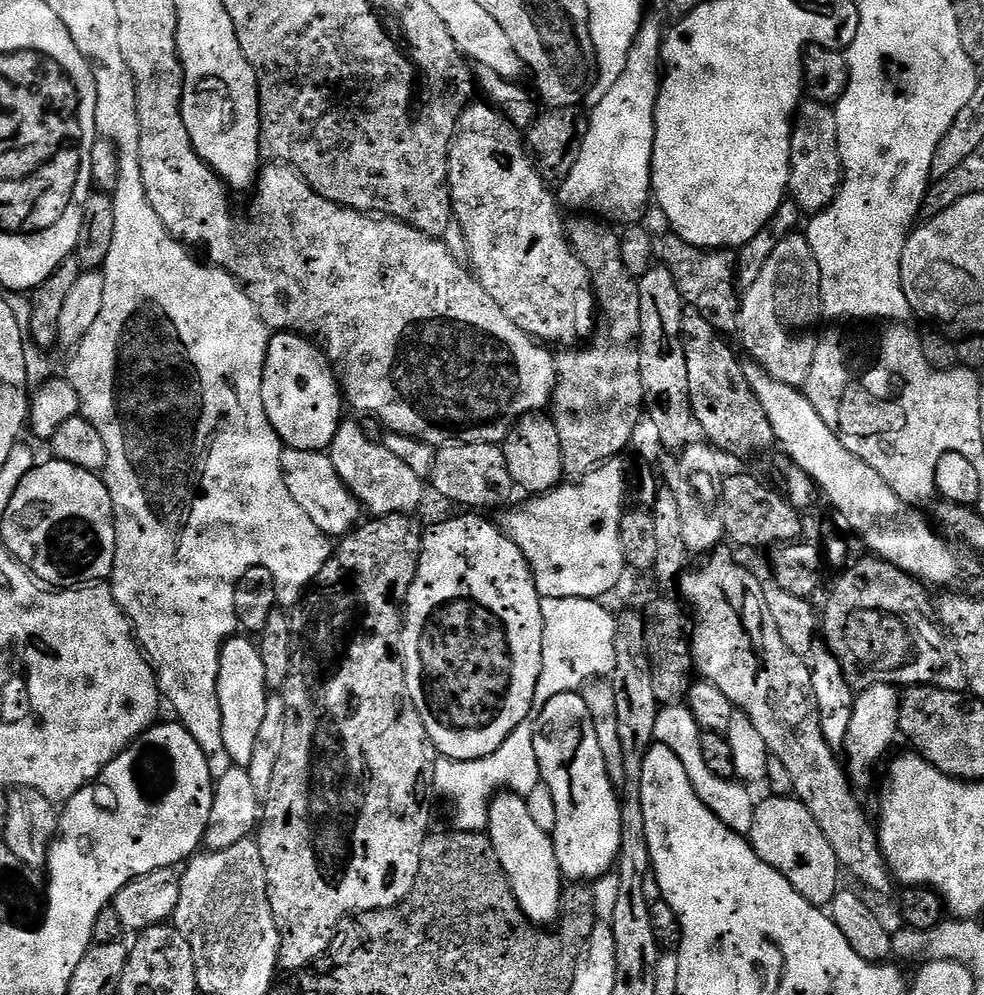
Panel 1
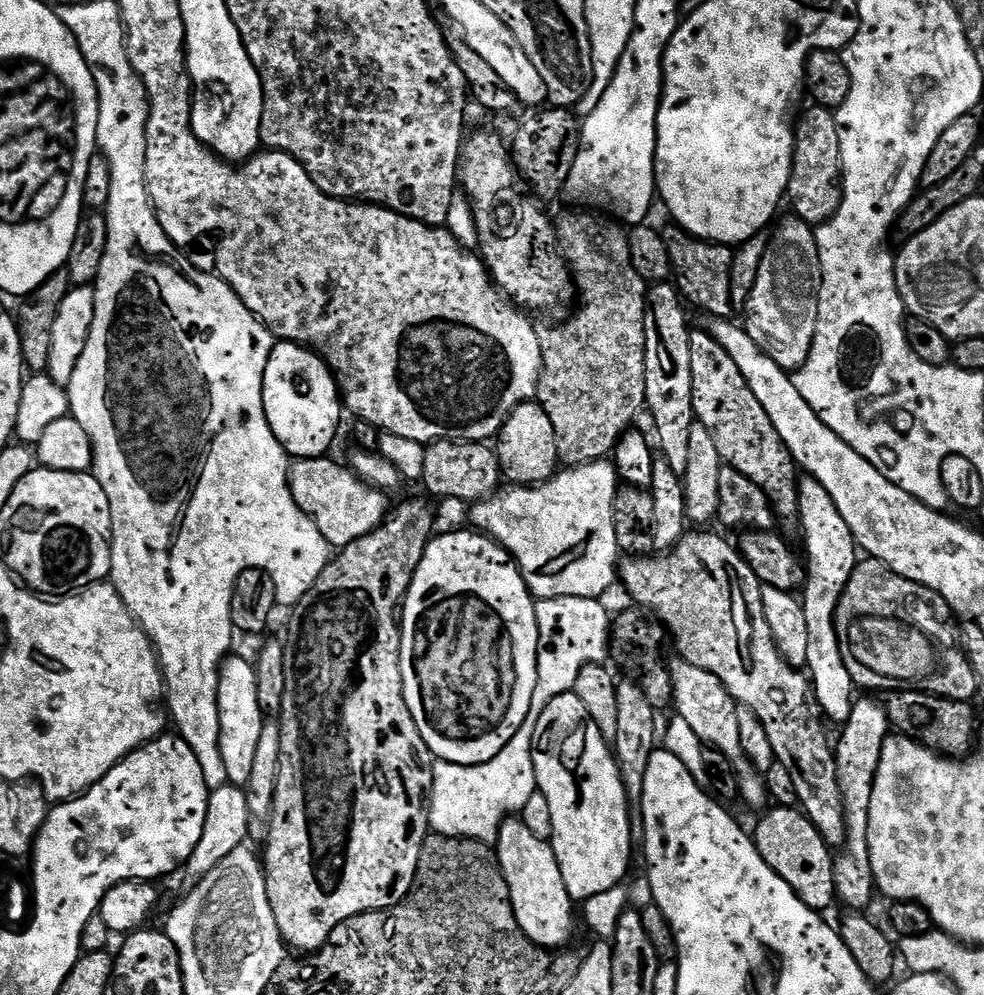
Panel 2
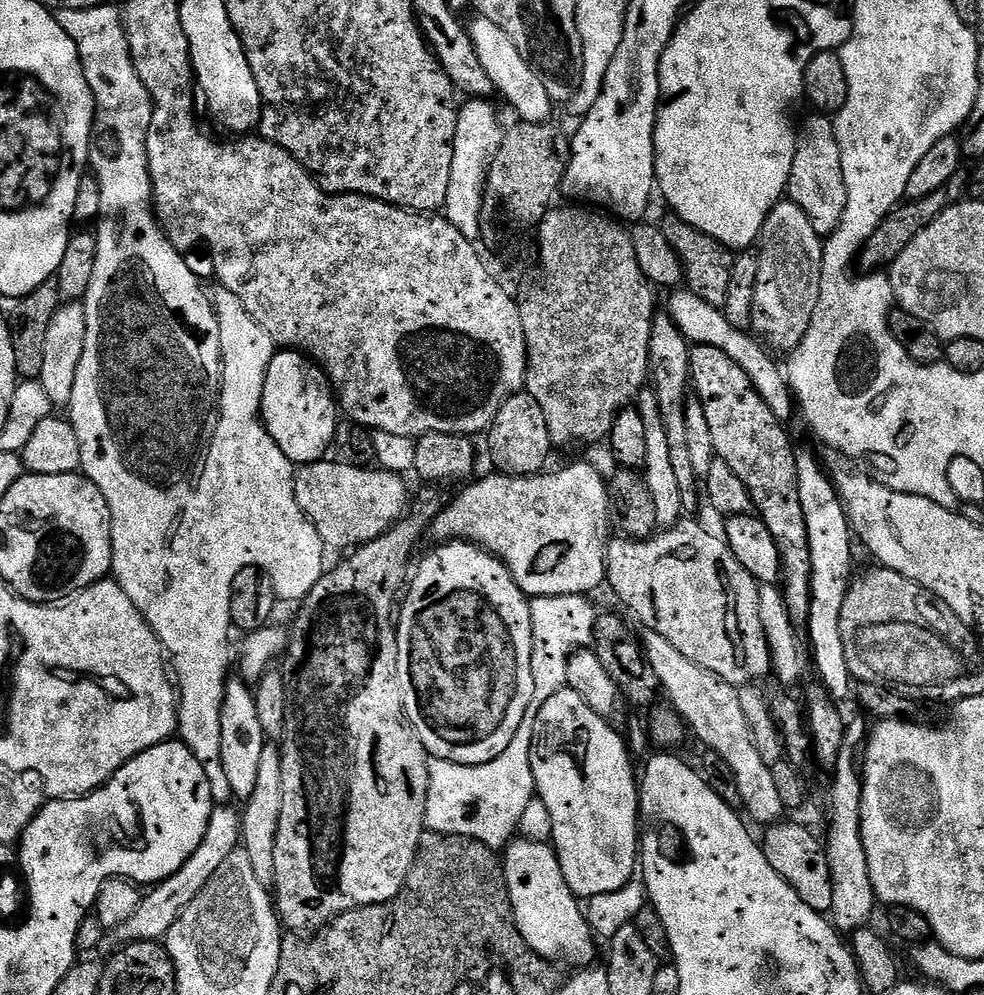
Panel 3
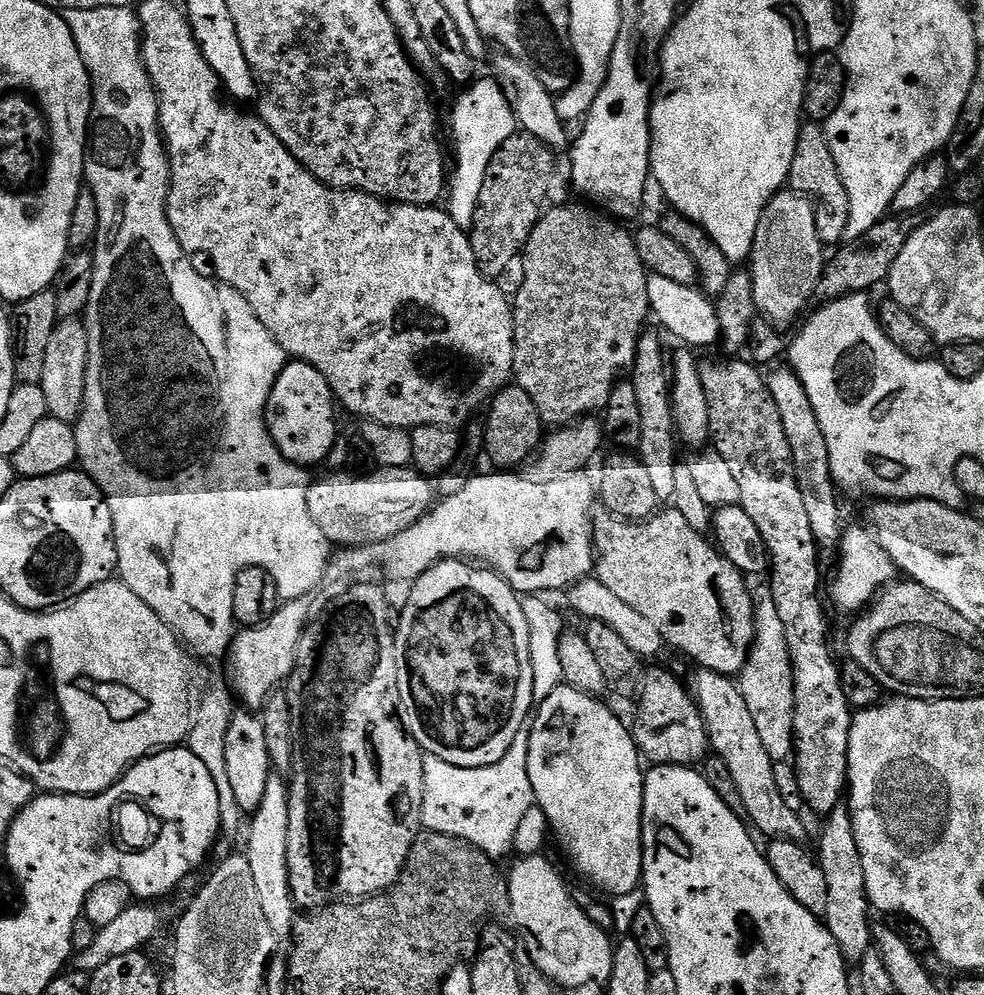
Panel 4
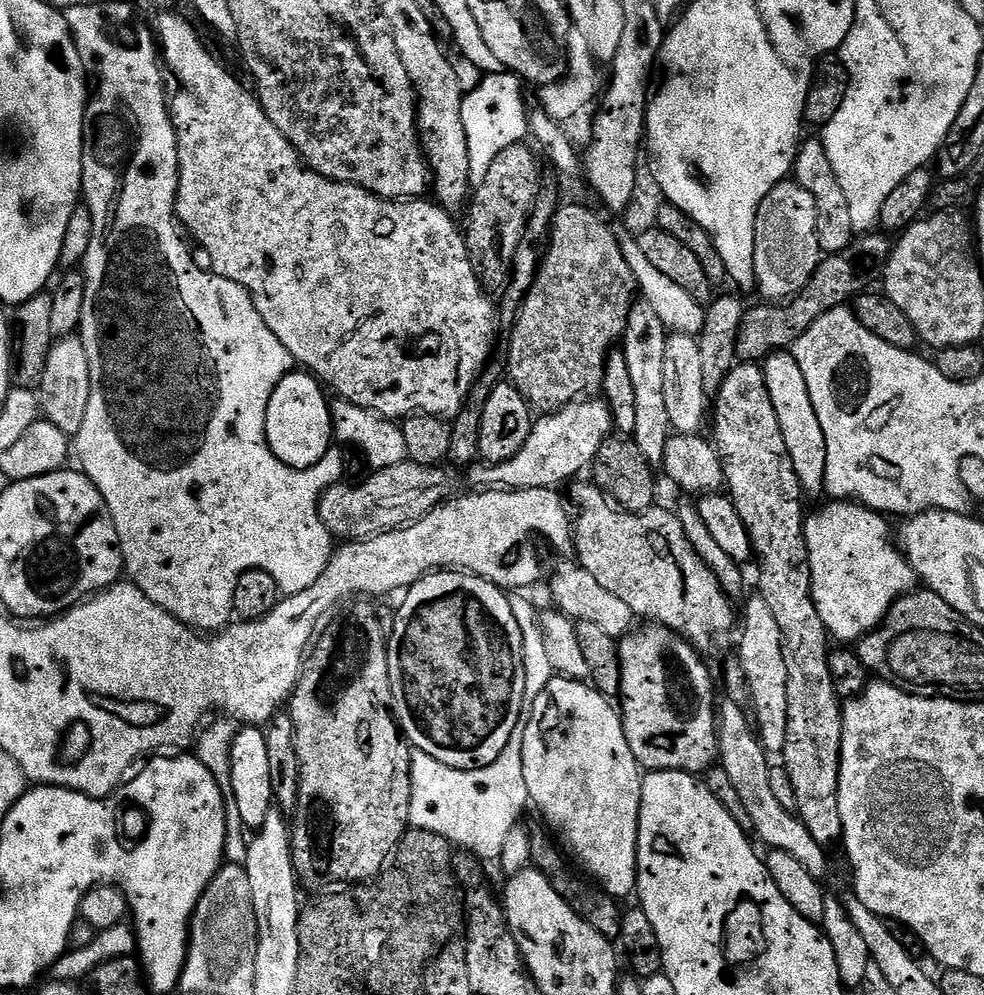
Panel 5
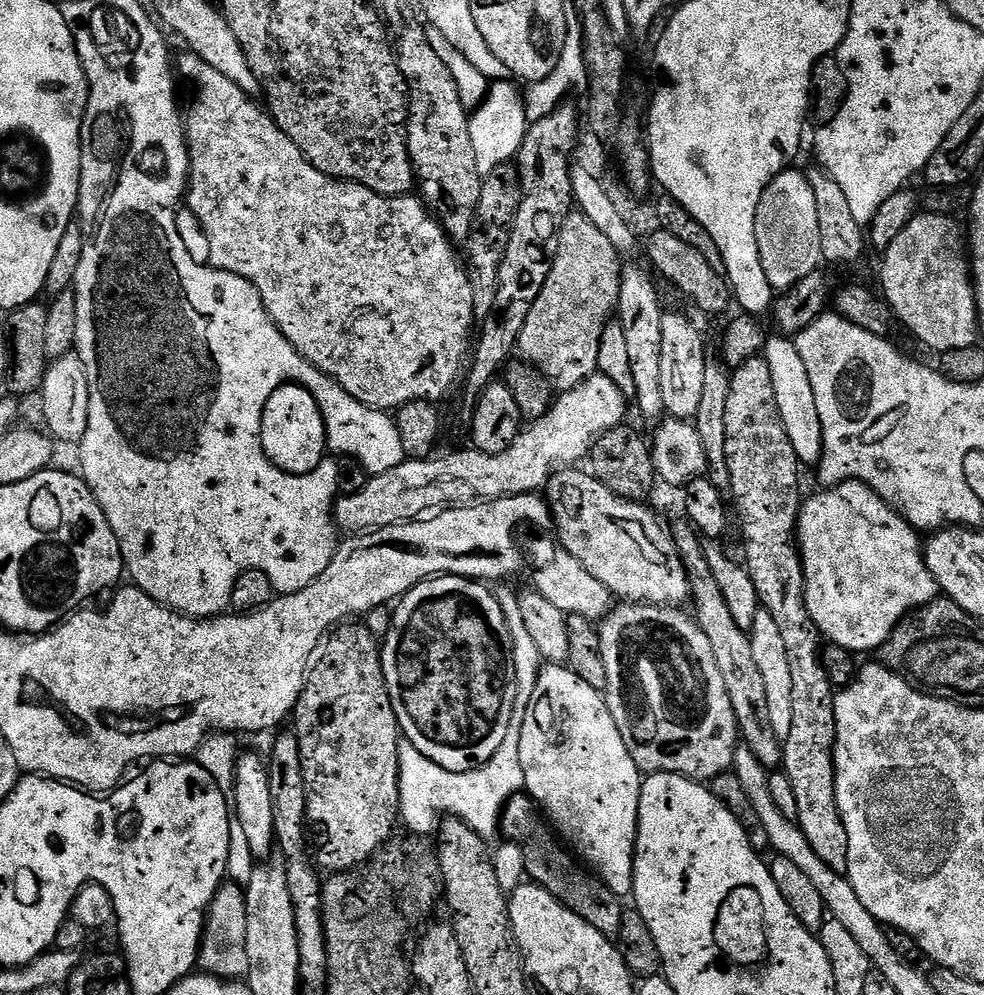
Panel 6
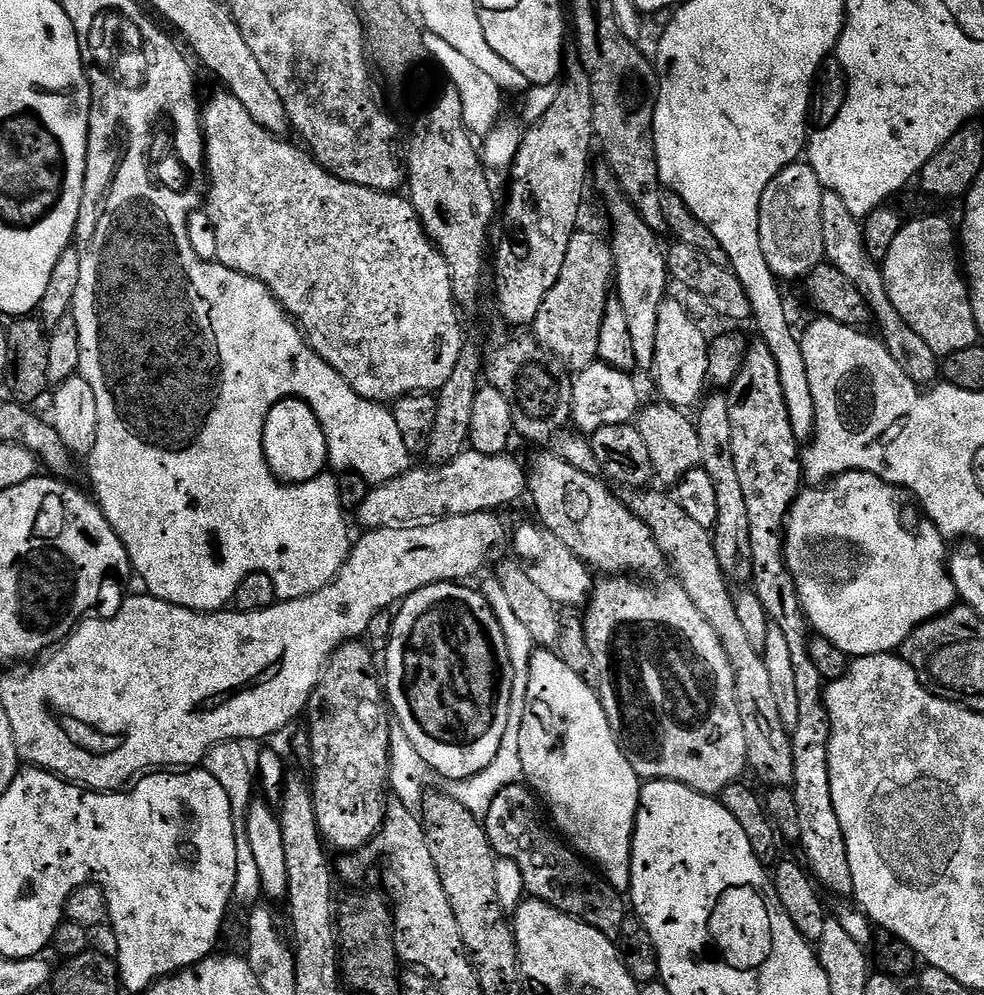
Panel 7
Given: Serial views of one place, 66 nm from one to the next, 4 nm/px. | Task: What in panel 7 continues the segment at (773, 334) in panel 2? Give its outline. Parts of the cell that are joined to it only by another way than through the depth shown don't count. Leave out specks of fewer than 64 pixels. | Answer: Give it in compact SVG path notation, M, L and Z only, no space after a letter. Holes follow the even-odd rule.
M807 162L788 164L773 178L762 194L758 234L762 254L770 270L781 281L796 280L815 272L824 260L822 198L825 185ZM800 276L800 277L799 277Z

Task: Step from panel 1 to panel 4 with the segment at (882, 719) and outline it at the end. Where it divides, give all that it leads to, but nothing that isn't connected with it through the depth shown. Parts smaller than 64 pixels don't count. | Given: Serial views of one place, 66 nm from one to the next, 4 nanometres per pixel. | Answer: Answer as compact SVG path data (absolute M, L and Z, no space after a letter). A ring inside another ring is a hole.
M847 807L835 808L826 820L824 833L820 836L820 852L818 848L820 869L826 874L826 914L822 919L830 934L834 934L834 942L838 942L838 950L845 961L859 962L874 944L872 924L868 920L870 905L866 894L866 874L862 874L862 854L854 840L854 822Z

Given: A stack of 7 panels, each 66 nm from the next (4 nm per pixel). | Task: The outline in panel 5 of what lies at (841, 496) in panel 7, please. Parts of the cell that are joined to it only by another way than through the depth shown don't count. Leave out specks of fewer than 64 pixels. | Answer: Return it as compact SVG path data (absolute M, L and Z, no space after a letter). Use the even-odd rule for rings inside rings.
M838 500L835 502L828 502L821 512L816 512L807 517L804 522L804 536L808 540L808 547L812 558L812 597L814 598L814 606L818 606L818 614L822 618L822 622L828 628L829 637L838 639L840 642L859 642L864 637L871 635L876 631L884 620L888 617L888 612L896 605L897 600L903 599L909 592L917 587L918 577L915 570L912 568L912 563L908 560L907 555L895 543L888 541L888 524L889 521L885 519L879 512L875 512L872 508L859 502L849 502L846 500Z

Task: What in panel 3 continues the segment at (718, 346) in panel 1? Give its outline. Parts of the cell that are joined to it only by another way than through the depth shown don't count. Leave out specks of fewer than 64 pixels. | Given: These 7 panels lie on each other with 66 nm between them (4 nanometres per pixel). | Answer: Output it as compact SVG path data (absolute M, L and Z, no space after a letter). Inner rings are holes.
M697 344L688 353L688 370L690 373L690 384L694 389L695 399L700 401L702 410L706 410L706 422L710 426L710 438L714 438L714 453L719 459L726 462L726 466L730 466L730 470L734 470L734 474L738 474L738 478L742 478L742 482L746 486L746 490L752 499L752 507L755 515L760 517L761 522L766 526L766 530L770 530L770 534L774 538L774 542L780 551L780 570L782 573L782 591L784 601L788 607L788 613L792 619L792 623L797 626L807 625L808 615L810 614L810 538L806 534L806 518L802 518L802 501L798 498L798 470L796 469L797 449L792 448L792 444L788 441L788 432L785 425L774 414L774 410L770 410L770 406L766 404L763 398L758 394L758 390L750 382L750 378L746 374L746 370L742 370L742 366L738 366L738 362L734 362L734 358L730 358L722 350L718 350L714 346L706 346L705 344Z

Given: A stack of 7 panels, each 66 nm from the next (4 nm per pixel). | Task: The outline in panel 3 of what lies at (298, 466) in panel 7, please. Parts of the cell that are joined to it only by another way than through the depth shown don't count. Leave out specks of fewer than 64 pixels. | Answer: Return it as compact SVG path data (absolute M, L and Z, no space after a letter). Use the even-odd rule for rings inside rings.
M280 350L272 357L262 390L260 415L278 450L296 466L325 459L329 455L328 447L336 440L338 404L332 385L320 365L302 352Z

